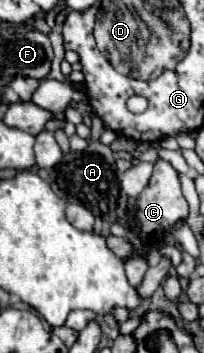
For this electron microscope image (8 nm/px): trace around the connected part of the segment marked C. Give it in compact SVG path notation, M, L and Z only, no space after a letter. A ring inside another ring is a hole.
M156 161L154 163L154 173L146 185L146 189L128 199L130 203L130 211L132 211L132 233L146 245L146 247L154 247L158 245L174 227L176 221L184 221L188 217L188 203L182 195L180 189L180 179L178 179L178 171L166 163L166 161Z

